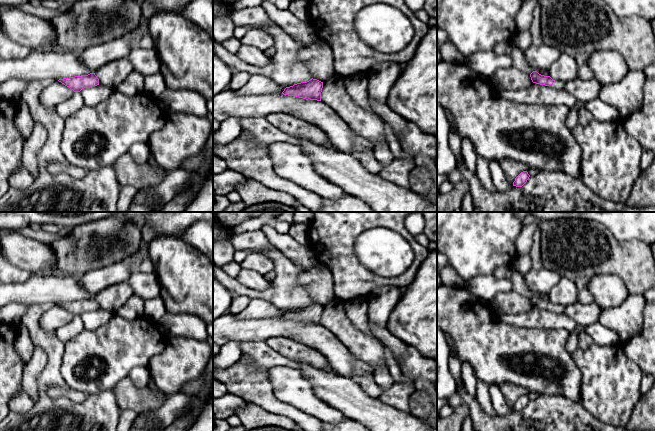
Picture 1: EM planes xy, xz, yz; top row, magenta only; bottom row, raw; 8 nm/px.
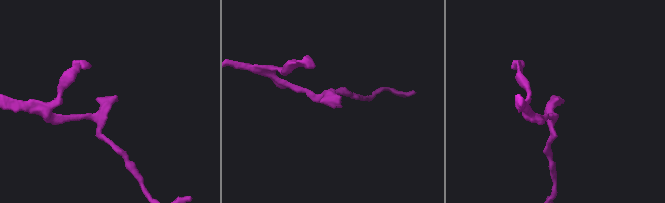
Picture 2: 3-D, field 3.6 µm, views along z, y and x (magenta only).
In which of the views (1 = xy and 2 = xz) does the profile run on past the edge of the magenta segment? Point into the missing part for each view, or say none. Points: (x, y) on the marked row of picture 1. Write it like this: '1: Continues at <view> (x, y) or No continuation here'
1: No continuation here
2: No continuation here

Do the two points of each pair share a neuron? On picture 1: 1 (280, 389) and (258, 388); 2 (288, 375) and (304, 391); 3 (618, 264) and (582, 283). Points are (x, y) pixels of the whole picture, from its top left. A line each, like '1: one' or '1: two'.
1: two
2: one
3: one

